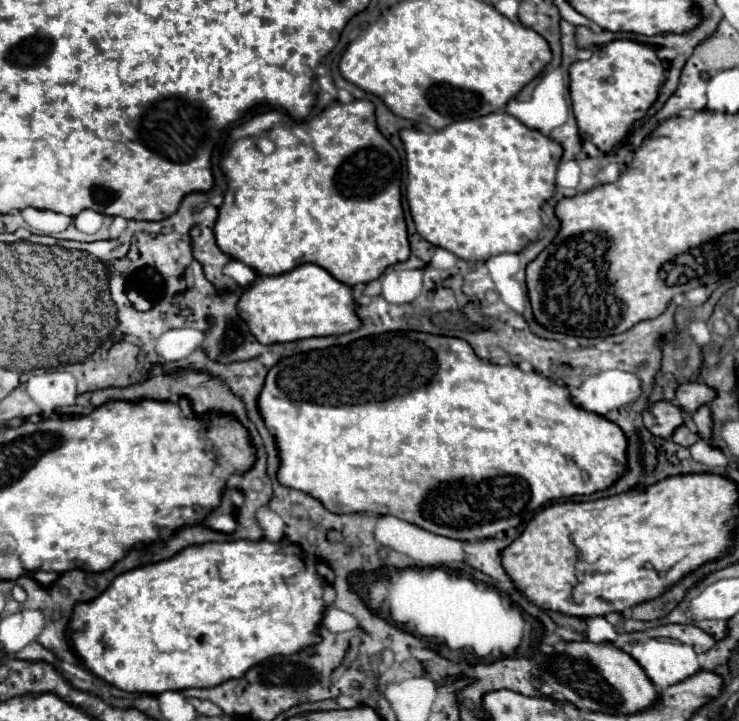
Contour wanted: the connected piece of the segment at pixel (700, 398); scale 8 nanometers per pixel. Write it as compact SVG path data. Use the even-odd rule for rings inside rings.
M688 382L684 386L678 386L676 390L676 404L682 412L694 414L700 406L708 404L712 398L716 396L716 392L712 388L708 388L702 382Z

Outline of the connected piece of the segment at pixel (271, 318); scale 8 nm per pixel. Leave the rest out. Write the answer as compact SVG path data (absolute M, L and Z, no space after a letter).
M300 264L278 276L256 276L256 280L240 294L236 310L260 344L336 336L360 326L350 286L338 282L316 264Z

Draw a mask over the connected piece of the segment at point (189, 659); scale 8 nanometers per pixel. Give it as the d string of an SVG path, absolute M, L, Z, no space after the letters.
M232 540L232 542L206 542L198 546L188 546L180 550L176 556L168 560L160 560L156 564L146 564L128 572L122 572L112 580L112 584L104 590L104 596L98 596L92 600L92 604L76 604L76 616L72 616L72 632L70 640L82 662L90 672L94 672L98 678L102 678L108 684L114 684L120 690L126 692L138 692L138 694L160 694L166 690L186 690L186 688L212 688L216 684L222 684L230 678L240 678L248 668L256 666L258 662L284 654L290 656L302 648L308 648L310 644L316 644L320 640L318 626L324 614L322 604L322 576L318 576L314 568L314 560L308 558L296 544L286 542L268 542L268 540Z

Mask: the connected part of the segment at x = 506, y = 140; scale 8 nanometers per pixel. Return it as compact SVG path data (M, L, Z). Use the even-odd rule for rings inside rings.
M492 112L472 120L458 120L442 130L400 130L406 150L406 200L416 232L430 244L454 252L468 262L484 262L502 252L520 252L538 238L542 228L540 206L552 198L556 188L556 166L562 146L552 138L524 126L506 112Z

